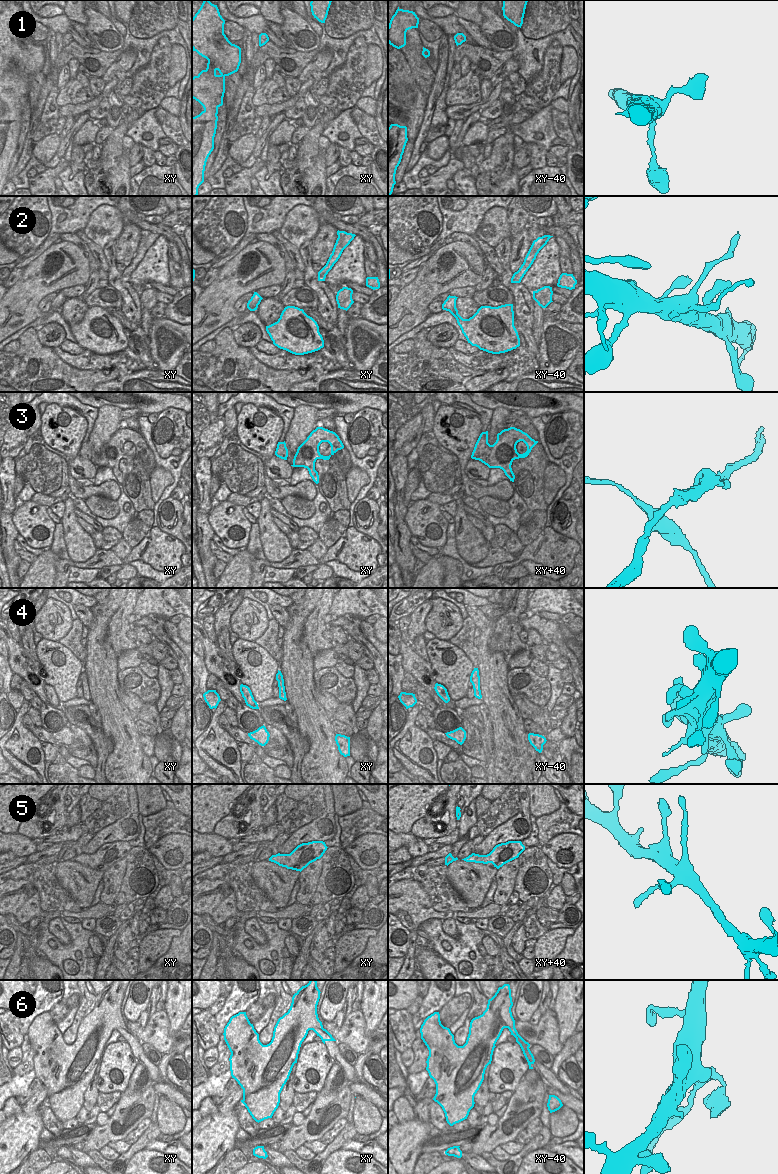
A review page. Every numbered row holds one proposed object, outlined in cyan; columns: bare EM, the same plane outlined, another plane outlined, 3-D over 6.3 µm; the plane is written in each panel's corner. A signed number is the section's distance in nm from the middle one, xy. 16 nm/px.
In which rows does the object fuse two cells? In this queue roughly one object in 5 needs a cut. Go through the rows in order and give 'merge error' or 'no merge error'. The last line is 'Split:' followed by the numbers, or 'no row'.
1: no merge error
2: no merge error
3: no merge error
4: no merge error
5: no merge error
6: merge error
Split: 6

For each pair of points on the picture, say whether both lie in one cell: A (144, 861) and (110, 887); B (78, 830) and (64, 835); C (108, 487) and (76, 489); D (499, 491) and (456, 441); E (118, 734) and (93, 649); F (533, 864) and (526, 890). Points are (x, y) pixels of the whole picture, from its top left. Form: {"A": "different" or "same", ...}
{"A": "different", "B": "same", "C": "same", "D": "same", "E": "same", "F": "same"}

